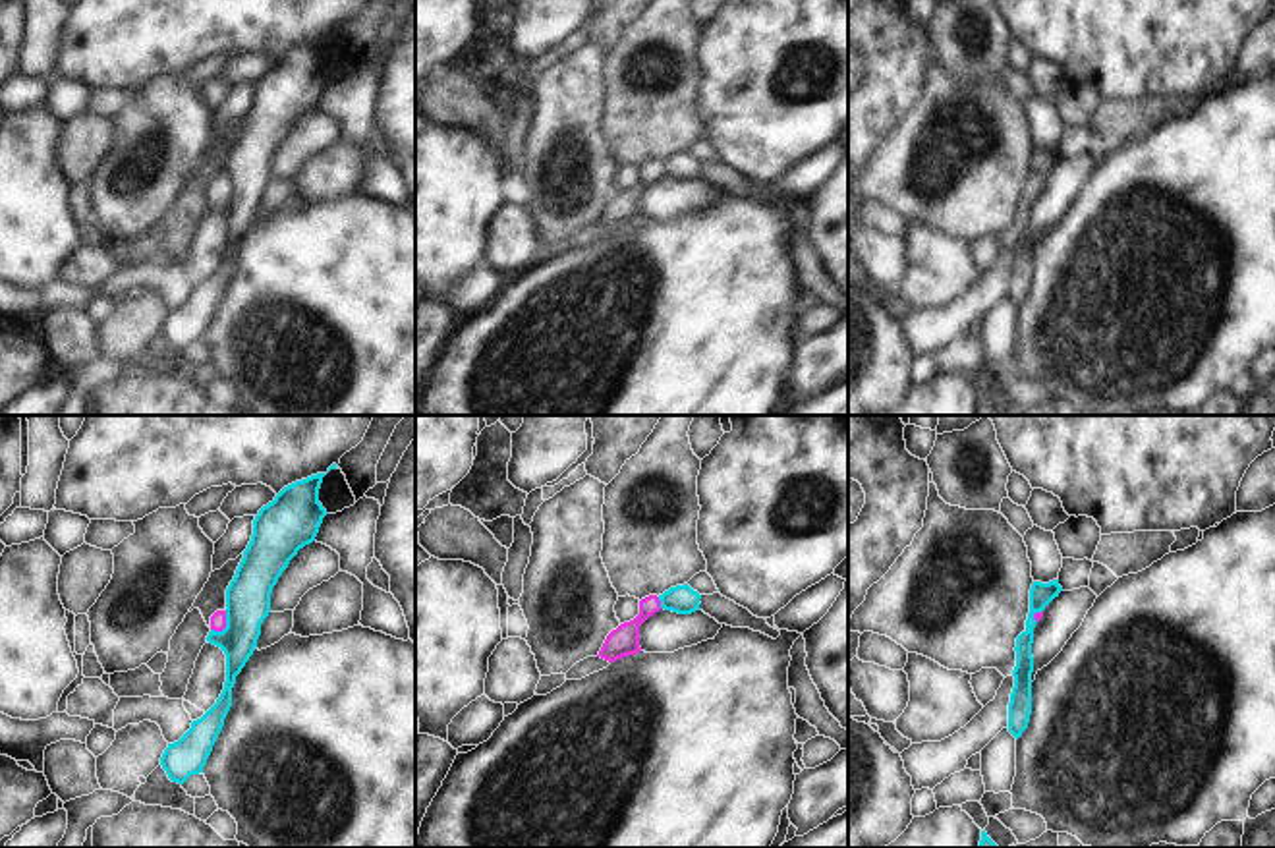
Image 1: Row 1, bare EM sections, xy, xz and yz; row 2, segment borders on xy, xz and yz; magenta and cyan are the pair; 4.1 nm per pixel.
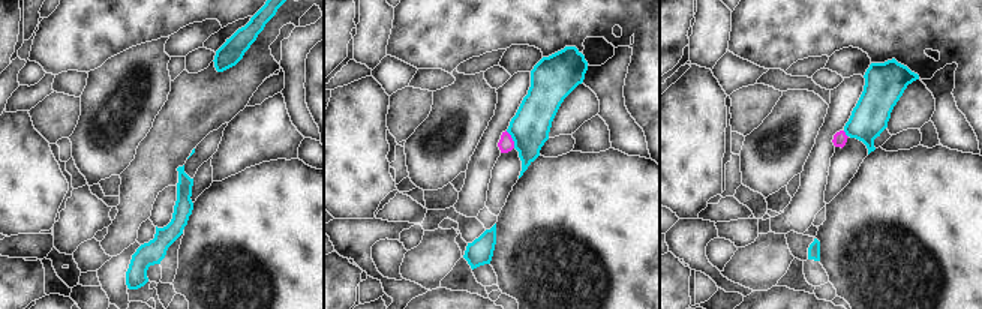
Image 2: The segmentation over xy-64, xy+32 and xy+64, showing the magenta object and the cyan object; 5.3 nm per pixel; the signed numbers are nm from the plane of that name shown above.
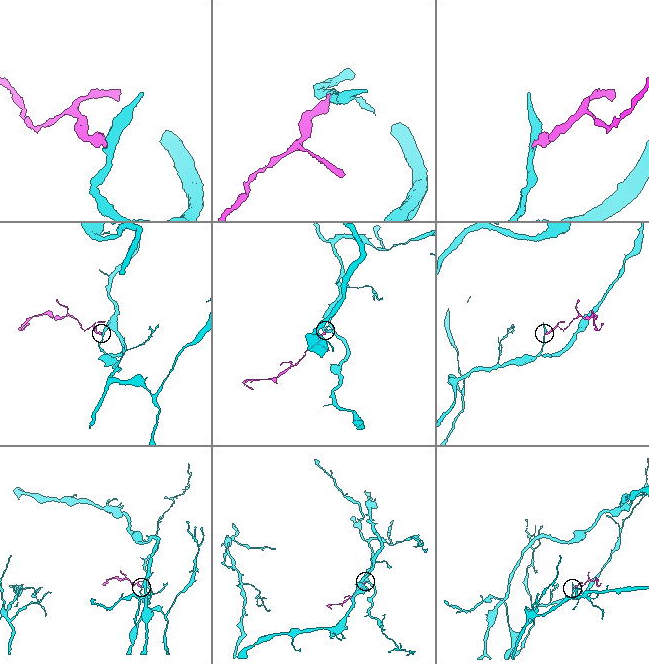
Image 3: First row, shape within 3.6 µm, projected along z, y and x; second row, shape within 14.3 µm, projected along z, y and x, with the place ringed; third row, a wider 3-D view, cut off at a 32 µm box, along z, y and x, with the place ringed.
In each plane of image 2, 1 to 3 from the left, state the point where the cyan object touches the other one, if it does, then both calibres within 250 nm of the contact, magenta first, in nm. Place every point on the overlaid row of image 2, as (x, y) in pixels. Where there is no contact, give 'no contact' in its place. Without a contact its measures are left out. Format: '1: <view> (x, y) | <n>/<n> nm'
1: no contact
2: xy+32 (511, 140) | 90/220 nm
3: xy+64 (844, 134) | 80/200 nm

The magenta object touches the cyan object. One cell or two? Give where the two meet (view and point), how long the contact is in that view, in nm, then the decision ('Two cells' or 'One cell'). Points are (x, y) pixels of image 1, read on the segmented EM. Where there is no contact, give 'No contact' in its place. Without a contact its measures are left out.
Touches magenta at xy (225, 626). Shared border 110 nm. Two cells.

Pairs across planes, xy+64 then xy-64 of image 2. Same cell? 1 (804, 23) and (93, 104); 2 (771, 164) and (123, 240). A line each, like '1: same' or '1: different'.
1: different
2: different

